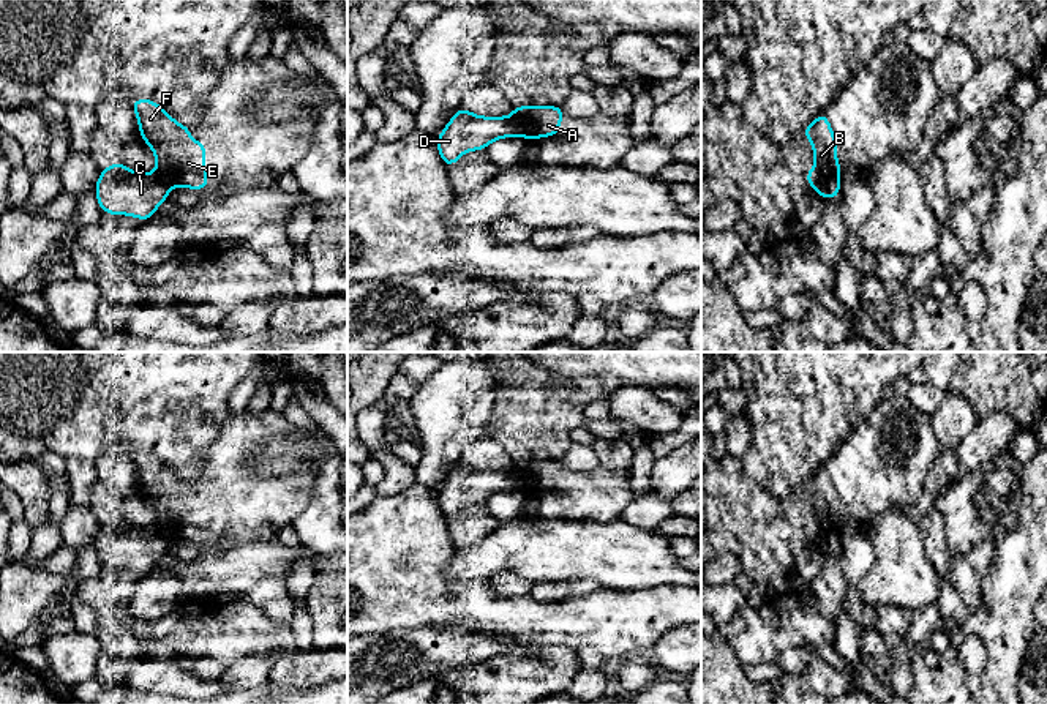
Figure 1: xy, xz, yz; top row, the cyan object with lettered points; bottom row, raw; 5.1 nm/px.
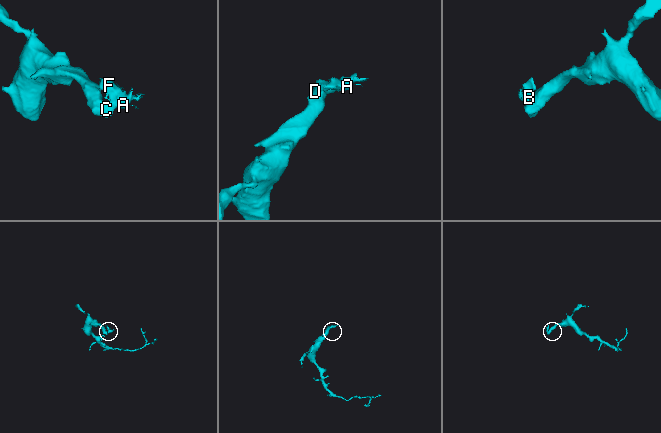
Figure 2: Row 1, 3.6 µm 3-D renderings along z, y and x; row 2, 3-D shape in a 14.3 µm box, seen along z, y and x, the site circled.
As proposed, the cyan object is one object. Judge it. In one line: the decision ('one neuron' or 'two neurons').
two neurons

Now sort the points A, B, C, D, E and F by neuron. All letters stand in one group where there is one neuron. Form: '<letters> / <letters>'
A B E F / C D

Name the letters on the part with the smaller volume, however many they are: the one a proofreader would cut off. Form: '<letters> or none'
A, B, E, F

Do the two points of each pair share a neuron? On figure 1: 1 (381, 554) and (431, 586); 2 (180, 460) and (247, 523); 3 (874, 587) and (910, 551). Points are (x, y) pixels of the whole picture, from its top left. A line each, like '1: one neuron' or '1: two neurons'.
1: one neuron
2: two neurons
3: one neuron

